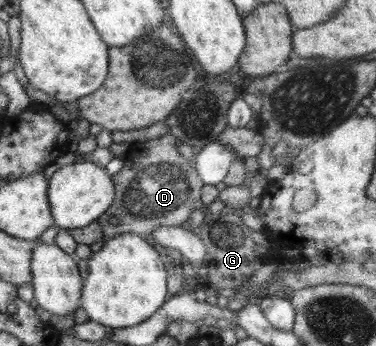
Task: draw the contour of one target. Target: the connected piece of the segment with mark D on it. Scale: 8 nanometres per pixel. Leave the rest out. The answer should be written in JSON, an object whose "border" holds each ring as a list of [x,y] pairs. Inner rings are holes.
{"border":[[[168,133],[158,139],[135,141],[128,145],[122,161],[124,167],[119,173],[112,176],[115,189],[114,202],[98,219],[102,226],[102,242],[90,244],[90,249],[97,252],[104,242],[112,240],[116,235],[132,233],[142,237],[154,249],[158,250],[160,259],[167,269],[168,297],[174,297],[187,277],[184,275],[184,256],[171,247],[160,245],[154,241],[152,232],[160,227],[178,227],[188,221],[190,214],[204,208],[201,201],[201,192],[205,184],[200,180],[195,170],[194,159],[187,160],[178,152],[179,139]],[[117,217],[119,224],[109,225],[108,220]]]}

